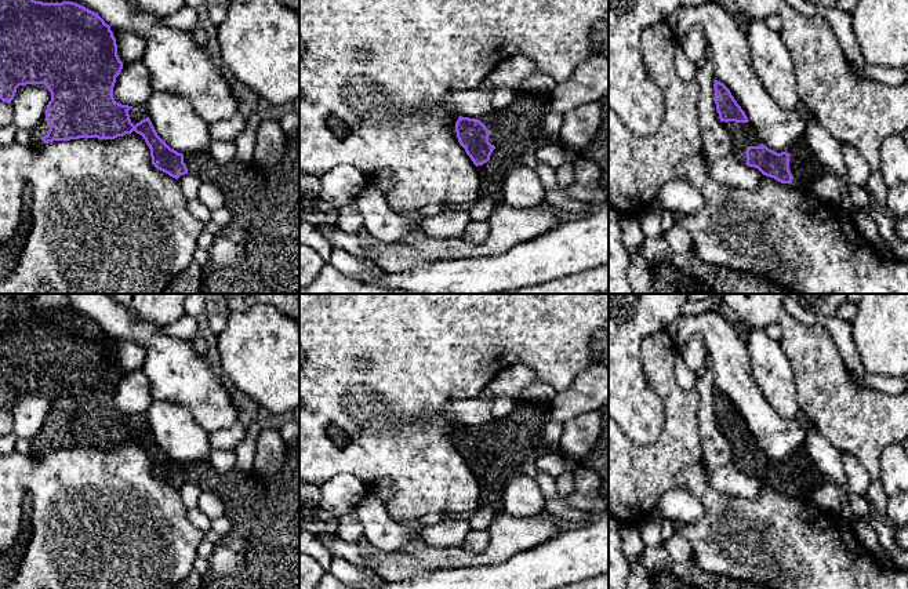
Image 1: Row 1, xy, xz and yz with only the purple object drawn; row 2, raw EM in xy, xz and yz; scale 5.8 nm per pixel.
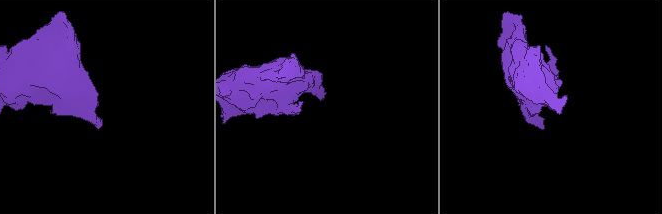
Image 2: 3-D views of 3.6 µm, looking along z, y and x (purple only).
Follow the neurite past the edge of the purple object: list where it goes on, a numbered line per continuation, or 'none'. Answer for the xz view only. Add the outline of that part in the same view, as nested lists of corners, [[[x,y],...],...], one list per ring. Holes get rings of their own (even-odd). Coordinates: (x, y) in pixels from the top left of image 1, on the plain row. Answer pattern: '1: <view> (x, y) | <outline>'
1: xz (511, 437) | [[[516,400],[516,406],[502,418],[484,425],[480,430],[490,441],[488,451],[495,455],[490,469],[477,475],[480,503],[501,509],[501,491],[509,475],[522,470],[530,450],[541,457],[560,452],[557,444],[546,444],[544,426],[551,421],[551,404]]]

